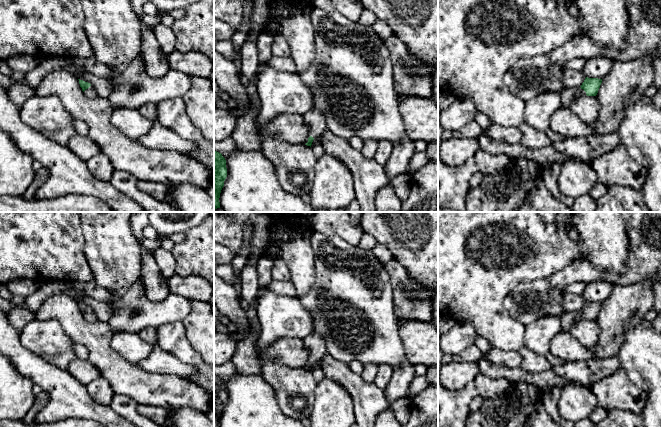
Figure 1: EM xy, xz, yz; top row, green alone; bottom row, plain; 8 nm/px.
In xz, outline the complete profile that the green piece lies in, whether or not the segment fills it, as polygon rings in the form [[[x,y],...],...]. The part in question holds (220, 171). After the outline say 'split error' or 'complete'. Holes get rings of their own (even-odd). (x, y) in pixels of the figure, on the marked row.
[[[214,150],[214,209],[220,208],[220,193],[227,177],[226,160]]]; complete

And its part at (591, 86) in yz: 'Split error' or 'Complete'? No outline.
Split error

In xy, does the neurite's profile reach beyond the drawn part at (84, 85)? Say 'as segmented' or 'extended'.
extended

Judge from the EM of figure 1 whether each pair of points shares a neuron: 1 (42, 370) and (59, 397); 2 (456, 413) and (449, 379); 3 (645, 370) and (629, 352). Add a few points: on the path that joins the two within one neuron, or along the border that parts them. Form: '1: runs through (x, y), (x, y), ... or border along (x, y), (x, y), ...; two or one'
1: runs through (49, 377), (59, 387), (59, 390); one
2: border along (468, 383), (459, 390), (448, 390); two
3: runs through (643, 366), (633, 356); one

